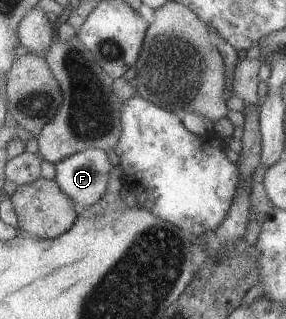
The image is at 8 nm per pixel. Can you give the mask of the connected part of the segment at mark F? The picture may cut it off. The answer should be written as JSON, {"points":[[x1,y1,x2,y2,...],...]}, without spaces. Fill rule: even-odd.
{"points":[[89,148,58,161,54,180,74,203,92,206,106,194,113,168,107,150]]}

